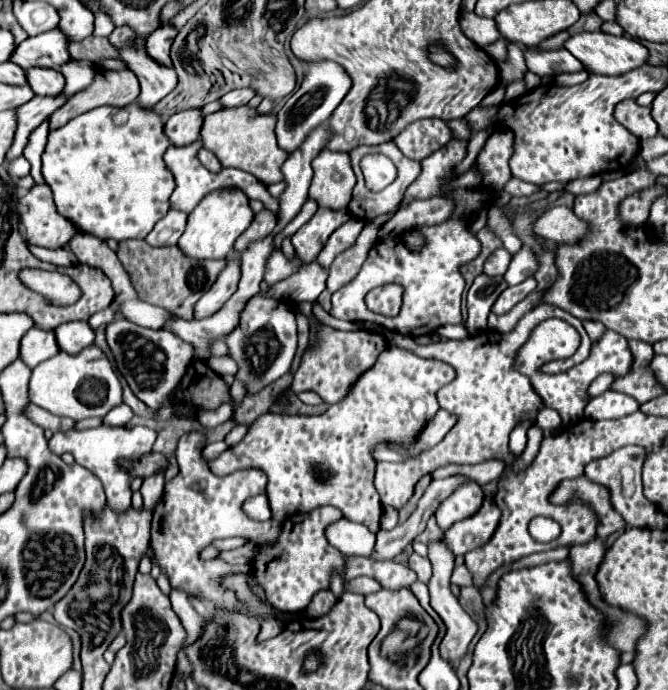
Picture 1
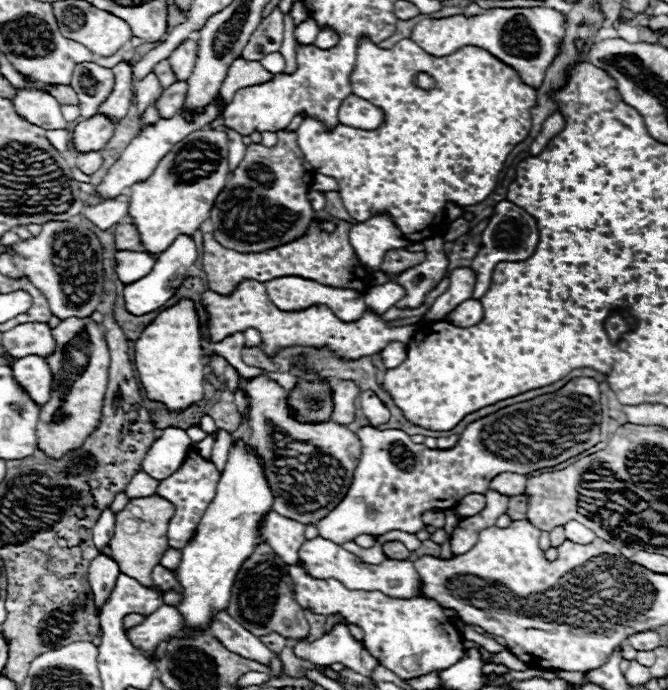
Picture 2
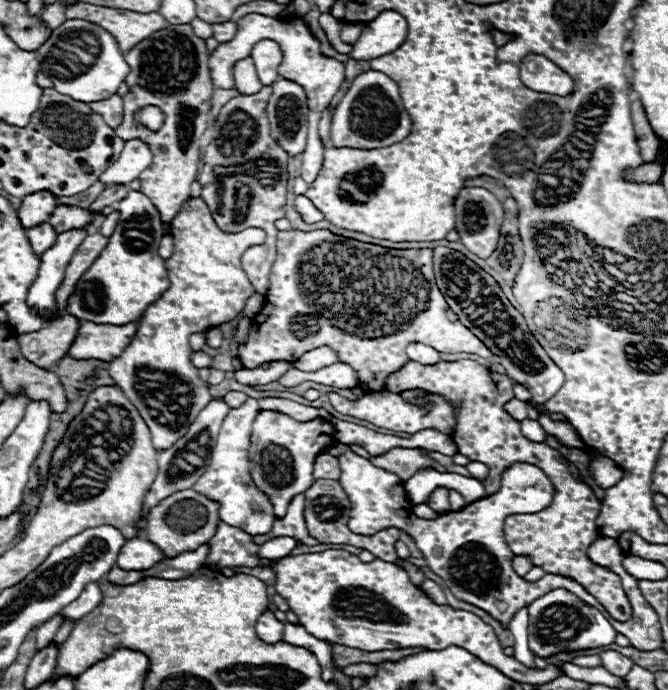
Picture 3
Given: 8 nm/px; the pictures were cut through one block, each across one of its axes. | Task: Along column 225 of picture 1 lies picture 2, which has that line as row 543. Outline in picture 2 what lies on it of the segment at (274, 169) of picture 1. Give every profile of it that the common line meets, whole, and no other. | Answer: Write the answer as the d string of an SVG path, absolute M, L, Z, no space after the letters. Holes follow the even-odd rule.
M148 496L148 498L132 498L124 510L116 514L116 526L114 526L114 536L110 540L110 550L112 558L120 562L120 572L136 578L140 584L152 584L150 572L152 568L160 562L160 556L164 554L168 542L166 542L166 526L168 520L174 514L174 506L160 498L160 496Z

